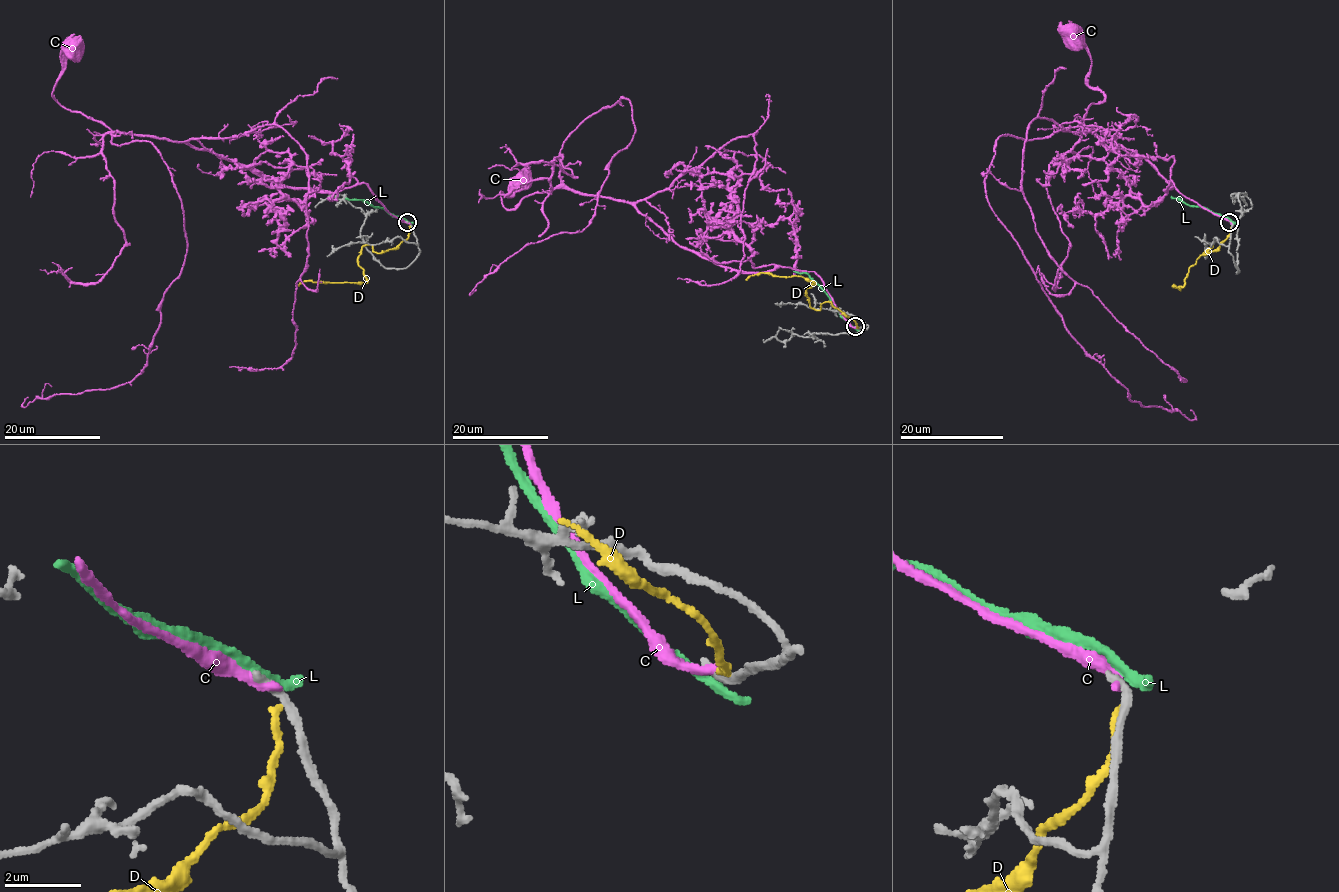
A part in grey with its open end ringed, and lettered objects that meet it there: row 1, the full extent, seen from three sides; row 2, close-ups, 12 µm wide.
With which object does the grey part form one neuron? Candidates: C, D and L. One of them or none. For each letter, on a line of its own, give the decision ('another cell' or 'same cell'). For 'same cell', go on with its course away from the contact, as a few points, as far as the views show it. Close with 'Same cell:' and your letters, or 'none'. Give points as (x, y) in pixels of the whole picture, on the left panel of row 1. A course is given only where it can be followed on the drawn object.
C: another cell
D: another cell
L: another cell
Same cell: none

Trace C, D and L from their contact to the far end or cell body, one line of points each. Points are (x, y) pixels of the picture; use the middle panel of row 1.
C: (856, 327), (813, 271), (735, 271), (627, 202), (557, 187), (509, 210), (500, 194), (521, 181)
D: (858, 328), (828, 301), (813, 309), (806, 289), (812, 282), (800, 276), (764, 272), (746, 280)
L: (857, 328), (807, 275), (793, 271)

